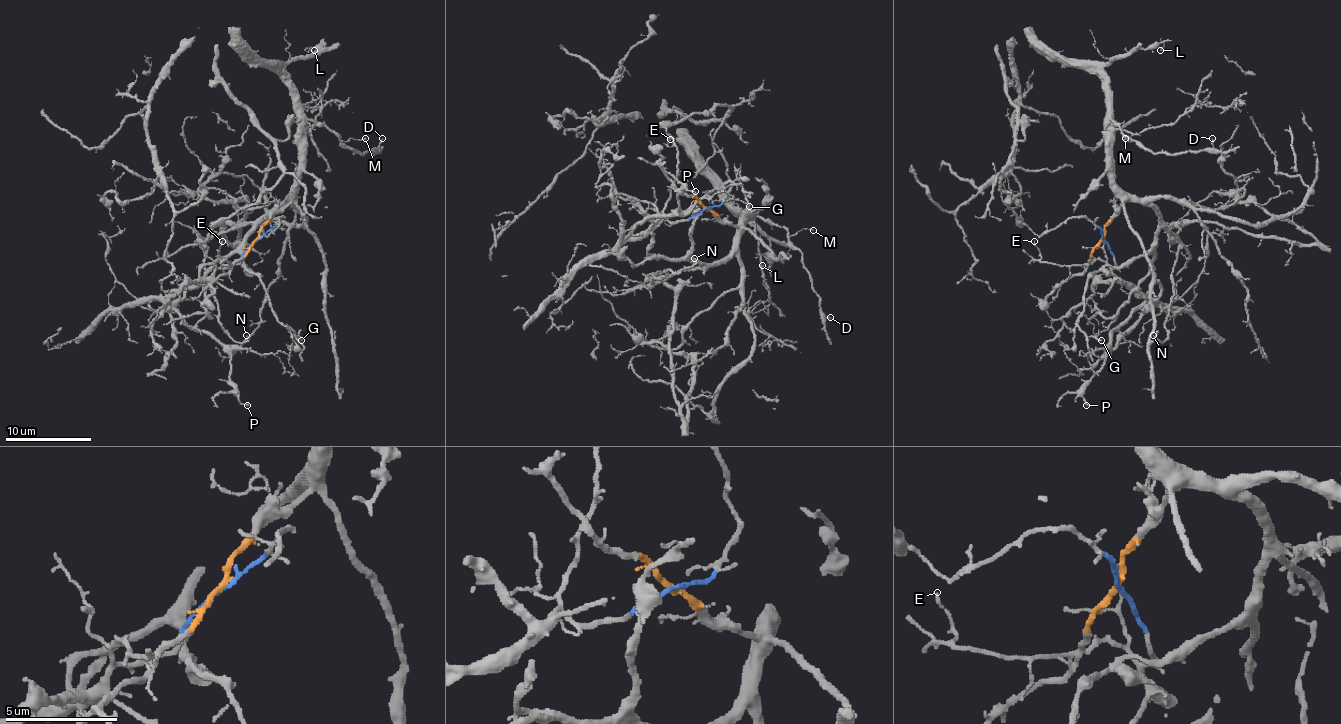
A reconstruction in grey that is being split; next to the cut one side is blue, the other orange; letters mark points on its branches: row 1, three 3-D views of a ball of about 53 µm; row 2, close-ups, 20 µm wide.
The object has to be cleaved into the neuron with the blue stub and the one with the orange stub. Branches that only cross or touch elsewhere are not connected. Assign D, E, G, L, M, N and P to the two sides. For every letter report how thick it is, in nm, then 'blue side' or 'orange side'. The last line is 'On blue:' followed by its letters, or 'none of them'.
D: 130 nm thick; orange side
E: 120 nm thick; blue side
G: 120 nm thick; orange side
L: 110 nm thick; orange side
M: 100 nm thick; orange side
N: 160 nm thick; orange side
P: 160 nm thick; blue side
On blue: E, P

